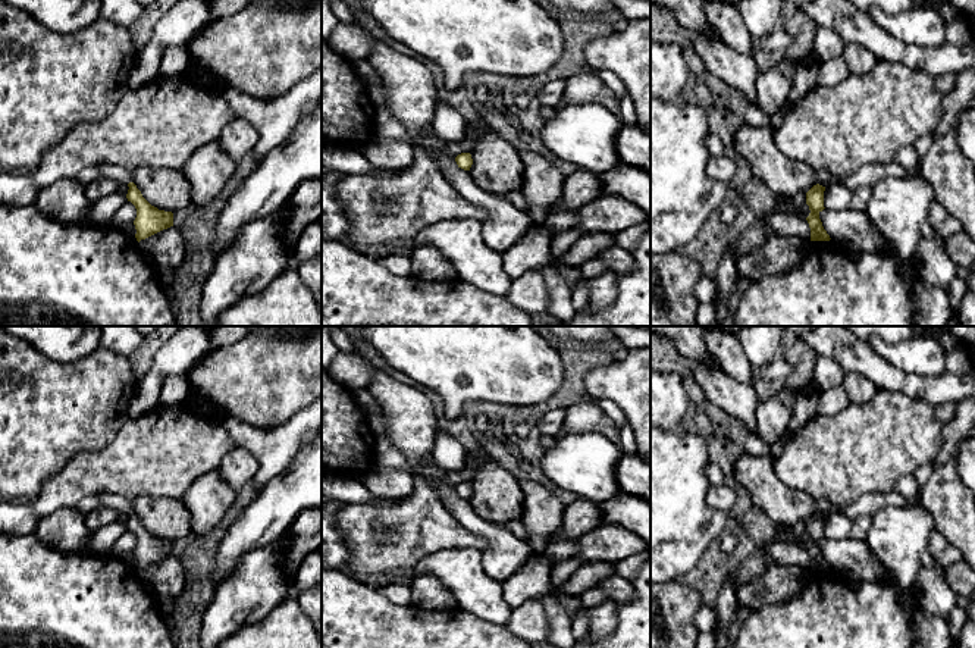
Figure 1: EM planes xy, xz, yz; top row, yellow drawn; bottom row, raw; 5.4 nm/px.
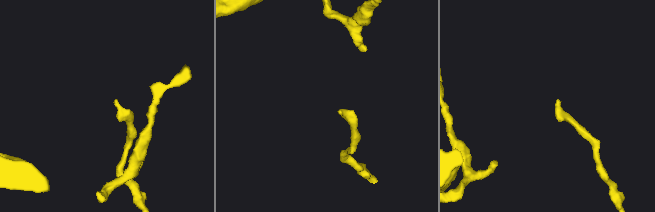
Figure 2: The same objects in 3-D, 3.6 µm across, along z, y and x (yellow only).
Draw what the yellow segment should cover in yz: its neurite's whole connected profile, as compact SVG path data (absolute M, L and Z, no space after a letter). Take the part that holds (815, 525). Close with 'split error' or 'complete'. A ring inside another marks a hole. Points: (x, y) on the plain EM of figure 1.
M816 513L806 522L806 533L809 535L809 545L806 547L811 557L811 570L830 570L830 564L822 555L819 542L824 536L824 520L825 516Z; complete

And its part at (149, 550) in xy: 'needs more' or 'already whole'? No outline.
needs more

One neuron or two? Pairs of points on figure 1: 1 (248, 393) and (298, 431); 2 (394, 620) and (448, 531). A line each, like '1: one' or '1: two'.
1: two
2: two

